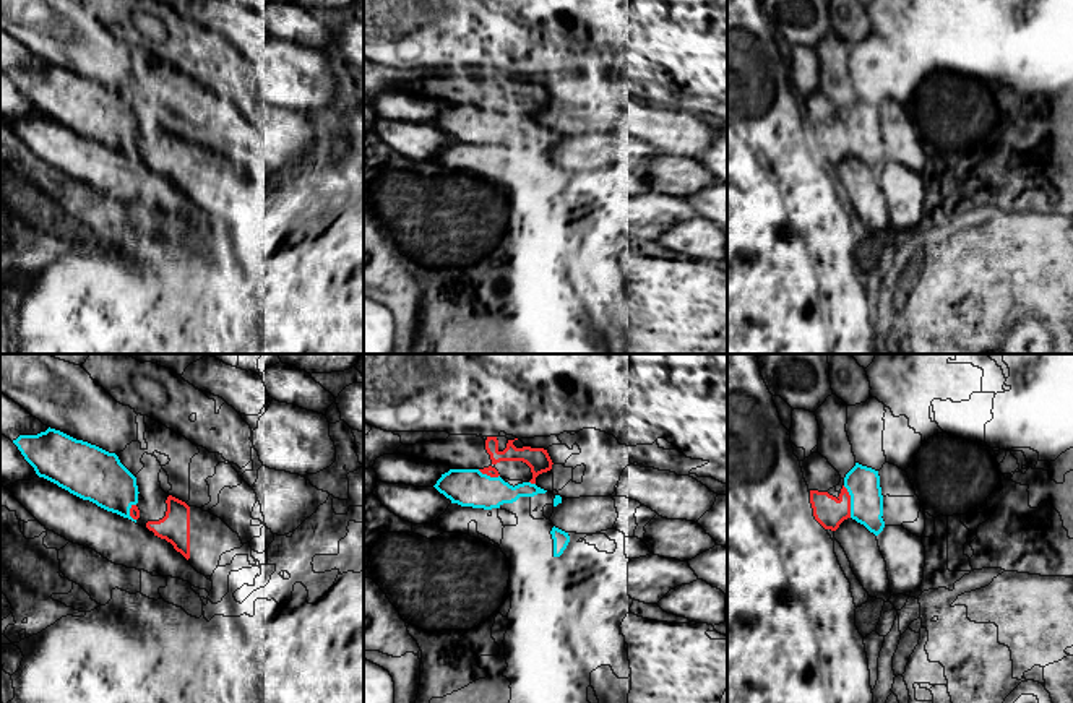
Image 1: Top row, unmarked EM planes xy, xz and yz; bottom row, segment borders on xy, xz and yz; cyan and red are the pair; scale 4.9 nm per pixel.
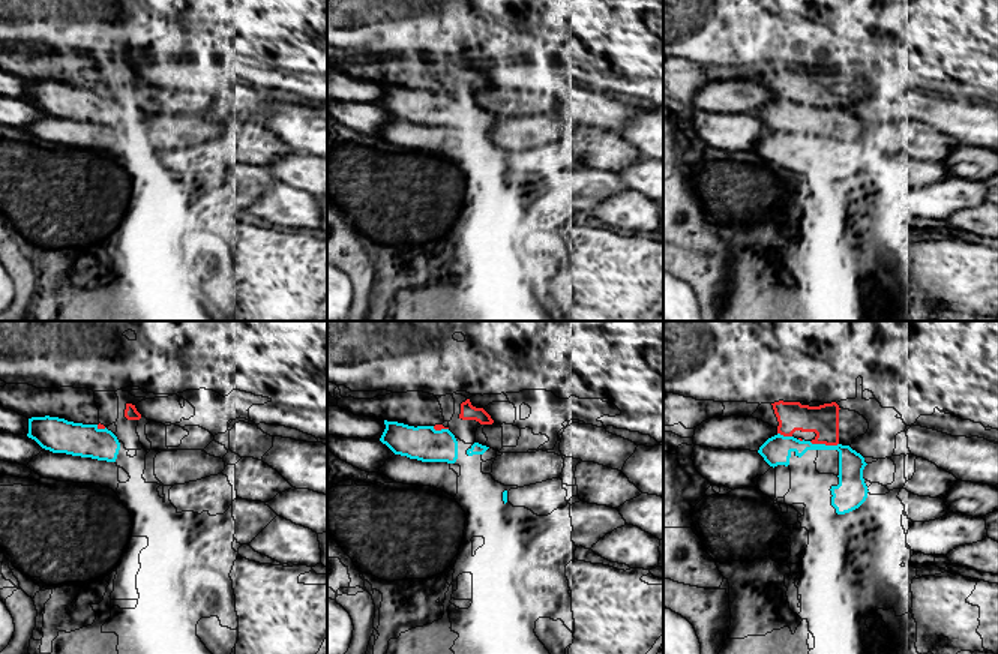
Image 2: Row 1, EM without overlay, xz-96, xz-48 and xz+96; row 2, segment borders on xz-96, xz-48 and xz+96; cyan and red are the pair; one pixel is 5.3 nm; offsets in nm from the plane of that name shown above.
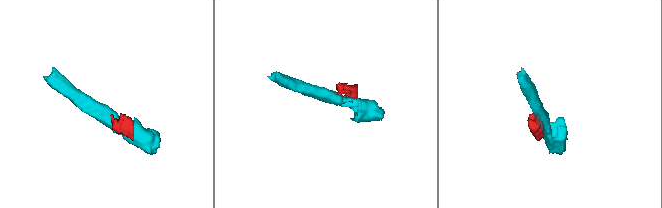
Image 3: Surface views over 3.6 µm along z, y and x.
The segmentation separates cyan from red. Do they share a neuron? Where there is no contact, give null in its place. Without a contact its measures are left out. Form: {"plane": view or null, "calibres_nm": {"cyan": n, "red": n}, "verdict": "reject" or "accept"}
{"plane": "yz", "calibres_nm": {"cyan": 170, "red": 150}, "verdict": "reject"}

